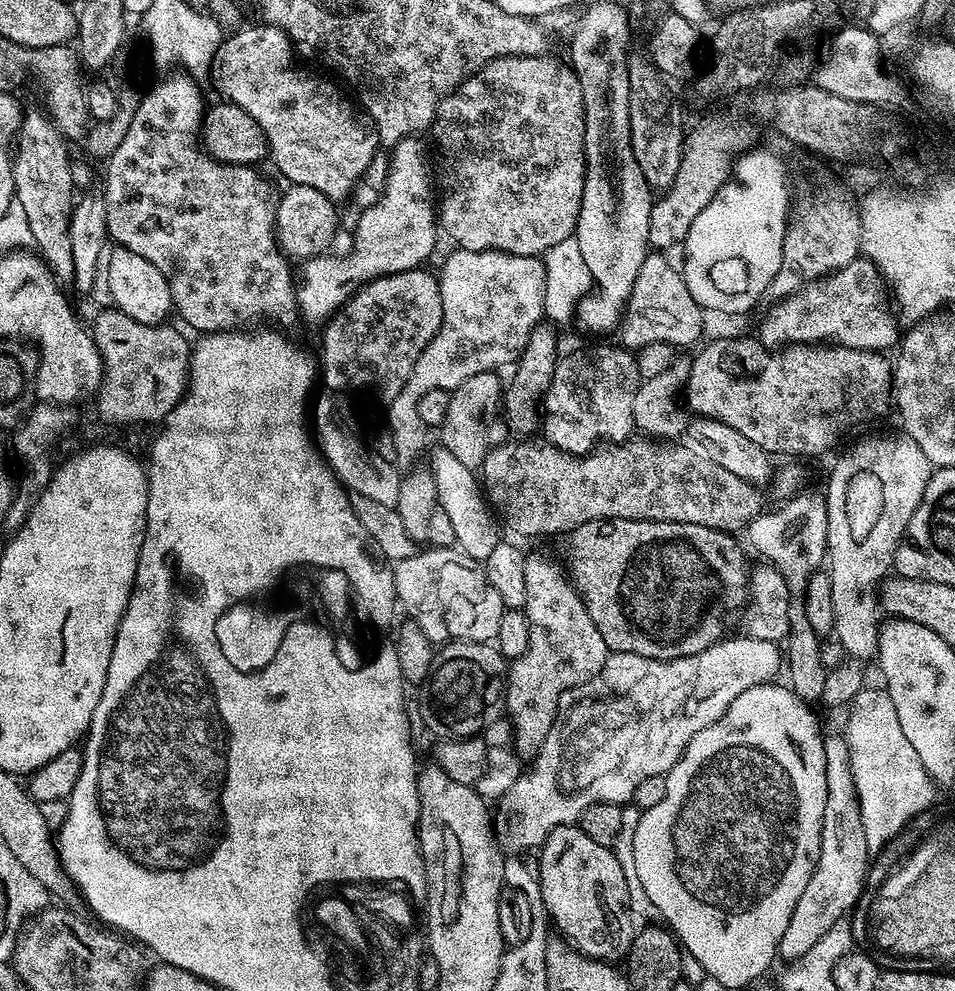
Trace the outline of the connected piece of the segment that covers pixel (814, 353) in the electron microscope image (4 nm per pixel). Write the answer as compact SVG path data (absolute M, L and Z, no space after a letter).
M759 339L752 340L716 340L708 344L697 356L691 357L692 369L688 375L688 382L684 385L683 395L688 396L688 404L693 408L696 416L706 416L710 420L726 422L726 426L738 430L738 434L746 434L754 446L762 446L762 450L769 454L777 452L780 456L820 456L828 452L836 444L836 439L847 428L855 424L864 424L867 420L876 420L890 412L892 404L892 364L884 361L885 357L879 352L867 352L857 348L847 348L841 344L794 344L781 347L779 350L765 348Z

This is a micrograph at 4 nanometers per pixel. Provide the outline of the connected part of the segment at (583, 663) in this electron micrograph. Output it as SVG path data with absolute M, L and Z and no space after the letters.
M529 555L526 559L525 604L522 611L530 622L530 646L526 654L507 665L506 712L512 721L516 755L521 758L534 758L539 754L542 742L546 742L550 726L554 726L558 702L564 691L576 687L577 684L585 684L594 674L598 674L598 670L602 670L602 666L608 661L610 653L569 573L565 569L563 572L548 556Z

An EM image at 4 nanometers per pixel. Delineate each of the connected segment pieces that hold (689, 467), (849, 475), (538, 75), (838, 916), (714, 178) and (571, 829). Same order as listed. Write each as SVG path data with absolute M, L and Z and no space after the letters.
M630 438L621 444L611 442L597 445L585 456L575 456L572 453L564 452L551 444L536 443L535 439L523 441L508 440L506 444L493 445L484 459L480 469L480 480L485 492L485 499L499 516L503 525L508 527L520 536L546 536L556 534L562 530L569 531L578 525L586 524L591 520L638 520L638 521L672 521L685 522L696 526L706 526L707 529L718 529L720 532L738 532L747 527L748 523L757 519L761 515L762 494L763 492L757 485L746 482L745 479L733 474L730 470L725 470L718 463L696 451L693 447L678 446L674 442L654 441L650 438Z
M902 434L872 436L854 445L837 460L830 472L828 484L824 486L827 502L825 555L831 580L833 635L845 656L824 675L821 701L832 708L845 707L865 687L868 662L872 662L876 657L880 625L879 601L875 595L867 595L871 591L873 593L880 581L889 575L895 563L896 548L907 533L909 520L920 505L925 484L931 473L932 465L912 439Z
M545 54L543 56L503 56L497 60L492 60L484 67L481 72L476 72L468 80L462 81L458 87L451 92L449 96L444 97L440 101L440 105L436 107L436 121L432 123L430 129L430 136L436 139L436 158L438 160L438 168L435 167L436 184L438 187L438 220L441 229L456 242L454 243L459 249L468 251L482 251L482 250L500 250L506 253L512 253L518 256L534 256L539 257L545 255L551 248L575 235L578 214L581 210L581 198L584 193L585 174L587 172L587 164L584 156L584 103L582 102L582 86L576 77L576 69L572 67L571 63L560 60L555 60L552 54Z
M831 734L824 737L826 750L826 810L822 814L822 830L820 831L820 853L816 859L814 874L810 874L810 882L806 882L806 890L802 890L802 898L798 898L798 906L794 906L794 914L790 914L790 926L786 926L786 934L780 939L779 959L785 962L800 960L818 942L820 938L836 922L845 919L847 913L860 900L864 892L864 879L868 876L868 859L870 853L866 846L866 830L862 830L862 814L860 813L860 795L854 786L854 774L850 766L849 741L843 735Z
M716 116L713 120L704 120L696 129L689 131L684 138L683 156L680 160L680 168L673 184L658 198L653 201L651 208L650 226L648 227L648 243L659 252L667 251L678 243L687 241L690 226L694 218L710 204L717 196L724 184L731 179L732 165L740 155L757 143L756 132L744 120L727 120L724 116Z
M576 824L558 826L549 832L546 842L538 850L538 875L547 919L560 931L557 932L559 939L566 941L575 952L581 952L592 960L605 962L623 961L634 935L634 917L628 907L626 868L624 870L614 853L612 848L594 842L594 838L590 838L590 834L586 834Z

